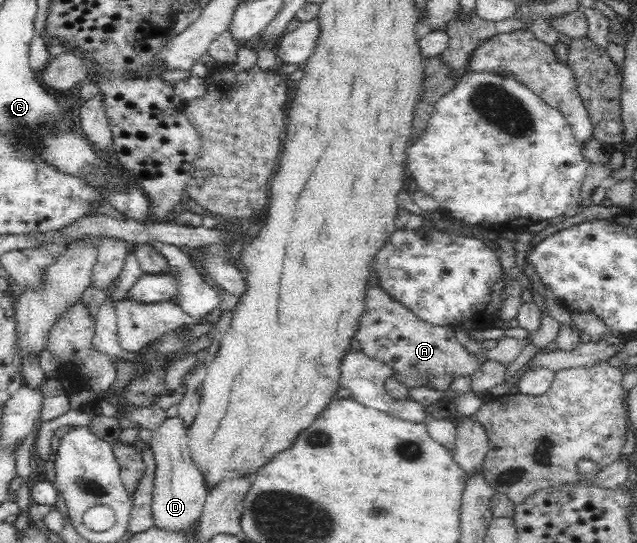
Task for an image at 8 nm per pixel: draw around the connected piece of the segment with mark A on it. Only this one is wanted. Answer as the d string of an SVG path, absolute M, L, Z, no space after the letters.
M381 286L369 288L365 297L366 308L360 318L360 328L355 339L366 356L391 366L395 370L395 377L404 386L426 387L426 380L430 376L473 375L481 367L478 359L460 345L454 331L422 321L407 306L392 298Z

